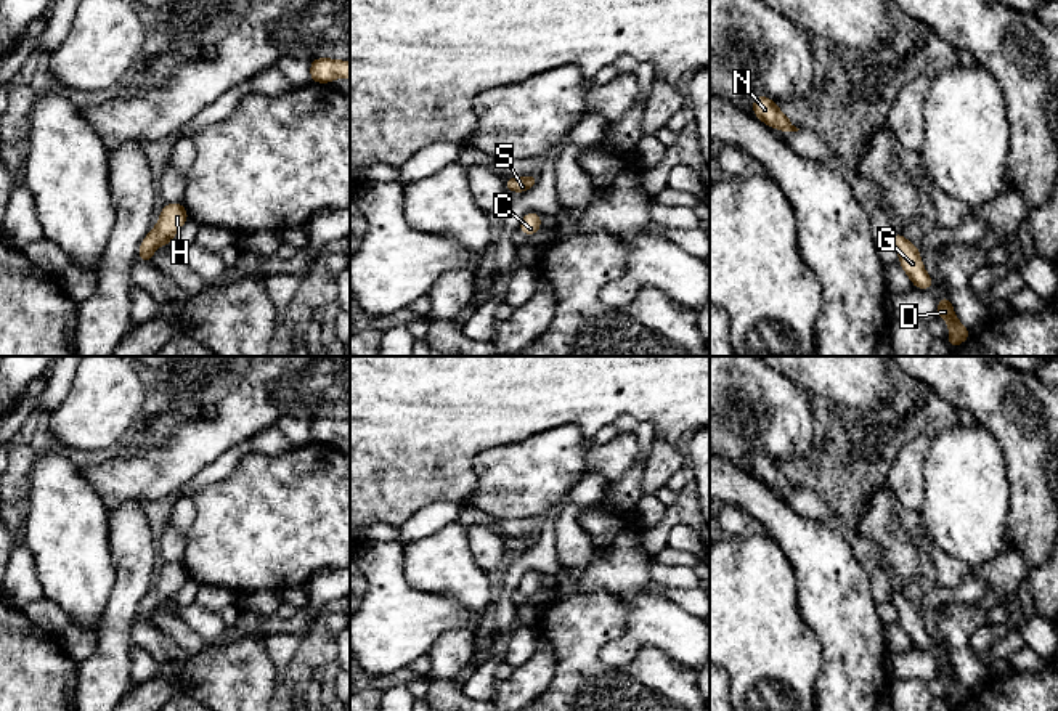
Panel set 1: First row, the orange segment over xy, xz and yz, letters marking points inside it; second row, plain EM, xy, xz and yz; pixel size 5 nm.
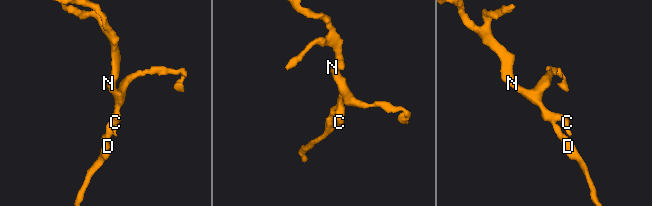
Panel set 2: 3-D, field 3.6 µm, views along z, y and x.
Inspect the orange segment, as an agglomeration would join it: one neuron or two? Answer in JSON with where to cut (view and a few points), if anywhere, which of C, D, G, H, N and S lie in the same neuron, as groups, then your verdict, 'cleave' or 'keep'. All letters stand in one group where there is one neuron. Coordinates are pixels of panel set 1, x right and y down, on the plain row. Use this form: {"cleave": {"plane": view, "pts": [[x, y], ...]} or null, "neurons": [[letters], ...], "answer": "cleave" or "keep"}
{"cleave": null, "neurons": [["C", "D", "G", "H", "N", "S"]], "answer": "keep"}

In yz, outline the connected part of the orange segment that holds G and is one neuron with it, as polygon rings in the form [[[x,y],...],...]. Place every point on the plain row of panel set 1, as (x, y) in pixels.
[[[891,592],[891,600],[899,615],[899,624],[910,637],[914,647],[933,648],[934,640],[930,637],[930,634],[926,632],[922,623],[920,608],[914,605],[912,602],[909,602],[905,595],[901,592]]]

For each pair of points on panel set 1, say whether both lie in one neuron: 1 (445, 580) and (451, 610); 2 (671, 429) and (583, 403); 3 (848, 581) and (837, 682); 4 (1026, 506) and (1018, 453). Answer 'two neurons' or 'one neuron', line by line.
1: two neurons
2: one neuron
3: one neuron
4: one neuron

